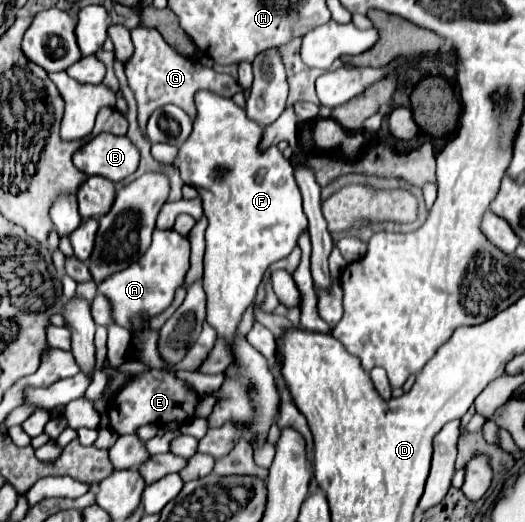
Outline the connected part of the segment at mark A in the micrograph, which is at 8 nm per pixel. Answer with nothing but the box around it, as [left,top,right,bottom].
[98,228,190,328]

